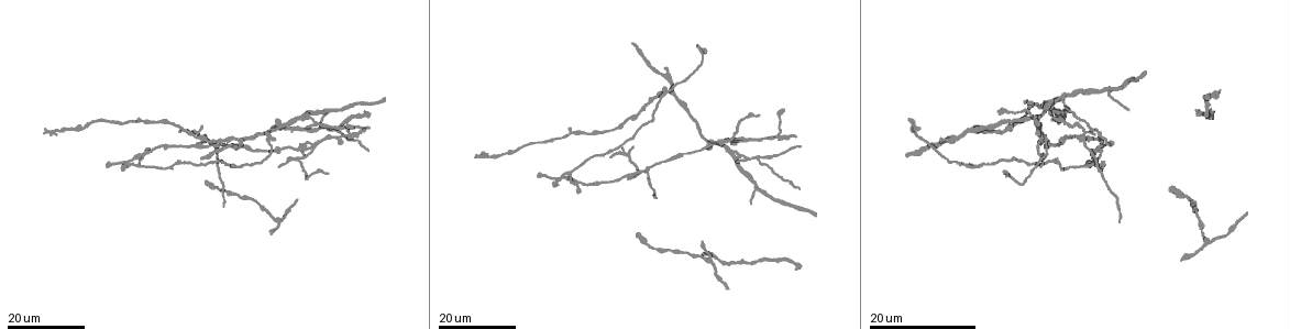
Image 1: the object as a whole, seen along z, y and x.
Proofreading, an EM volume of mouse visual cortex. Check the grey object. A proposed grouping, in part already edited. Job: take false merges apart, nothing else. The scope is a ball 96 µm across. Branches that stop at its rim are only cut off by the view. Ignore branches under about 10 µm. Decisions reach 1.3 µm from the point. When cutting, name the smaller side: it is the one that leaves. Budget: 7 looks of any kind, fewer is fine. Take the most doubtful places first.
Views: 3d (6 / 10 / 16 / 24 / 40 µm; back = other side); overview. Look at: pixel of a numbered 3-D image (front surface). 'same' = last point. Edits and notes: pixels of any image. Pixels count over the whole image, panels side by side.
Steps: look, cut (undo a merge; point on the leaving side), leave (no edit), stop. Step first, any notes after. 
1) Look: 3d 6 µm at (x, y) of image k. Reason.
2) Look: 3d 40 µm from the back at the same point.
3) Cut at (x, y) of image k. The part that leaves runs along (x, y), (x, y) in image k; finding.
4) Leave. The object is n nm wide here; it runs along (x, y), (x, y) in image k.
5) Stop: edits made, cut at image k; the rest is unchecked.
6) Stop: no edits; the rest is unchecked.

Look: 3d 16 µm at (297, 159) of image 1. Three-way junction.

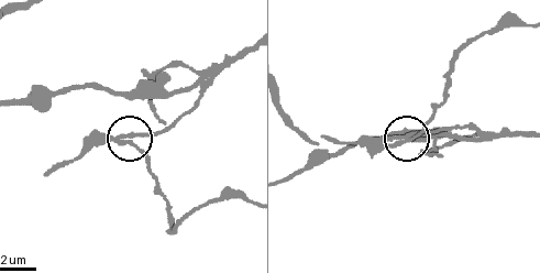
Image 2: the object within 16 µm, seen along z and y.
Look: 3d 6 µm at (131, 139) of image 2. Zoom in.

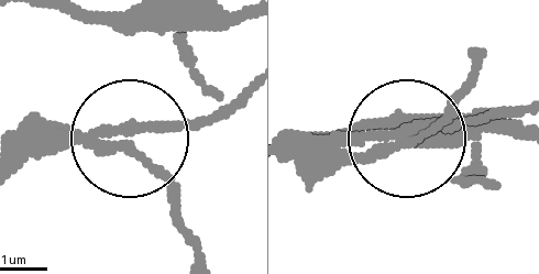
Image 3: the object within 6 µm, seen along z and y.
Leave. It runs along (518, 111), (416, 135), (468, 91) in image 3; one neuron here.

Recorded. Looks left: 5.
Look: 3d 16 µm at (640, 171) of image 1. Looks like a crossing.

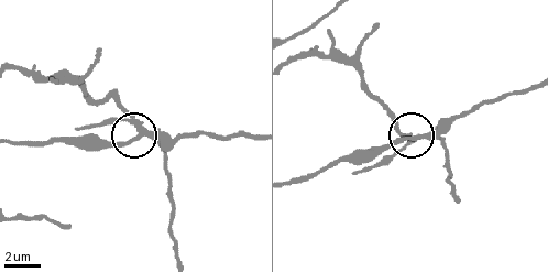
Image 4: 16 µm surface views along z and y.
Look: 3d 10 µm at (138, 133) of image 4.

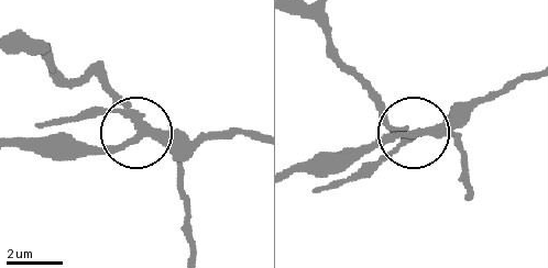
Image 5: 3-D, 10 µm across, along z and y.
Cut at (128, 103) of image 5. 4 arms meet here; the part that leaves runs along (157, 135), (178, 169), (190, 247) in image 5; a second neuron is stuck on.

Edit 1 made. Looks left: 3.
Look: 3d 24 µm at (1039, 140) of image 1. Four arms meet.

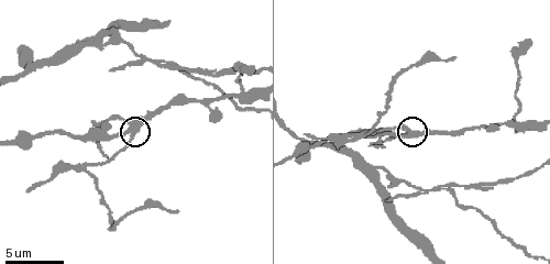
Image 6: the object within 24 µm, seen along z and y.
Look: 3d 6 µm at (132, 131) of image 6.

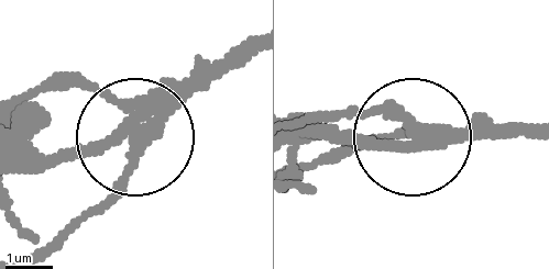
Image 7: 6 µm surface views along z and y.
Leave. The object is 230 nm wide here; it runs along (246, 45), (140, 139), (105, 199), (50, 254) in image 7; all the same neuron.

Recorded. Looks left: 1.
Look: 3d 10 µm at (450, 191) of image 6. Branch point.

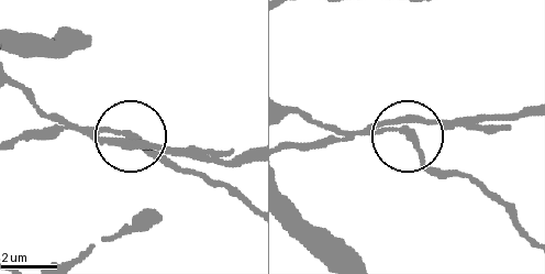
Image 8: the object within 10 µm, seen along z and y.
Leave. The object is 240 nm wide here; all the same neuron.

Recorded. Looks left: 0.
Stop: edits made, cut at image 5; the rest is unchecked.

